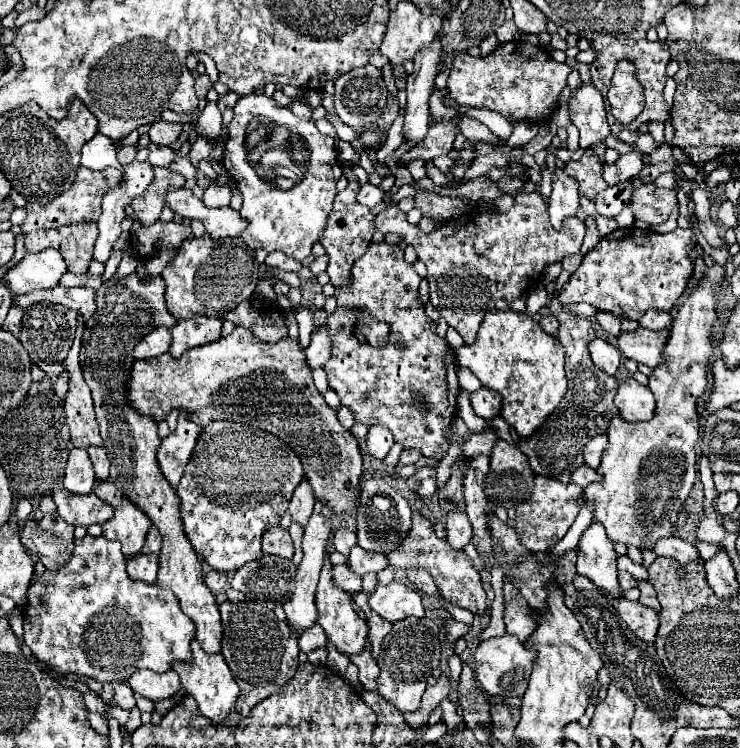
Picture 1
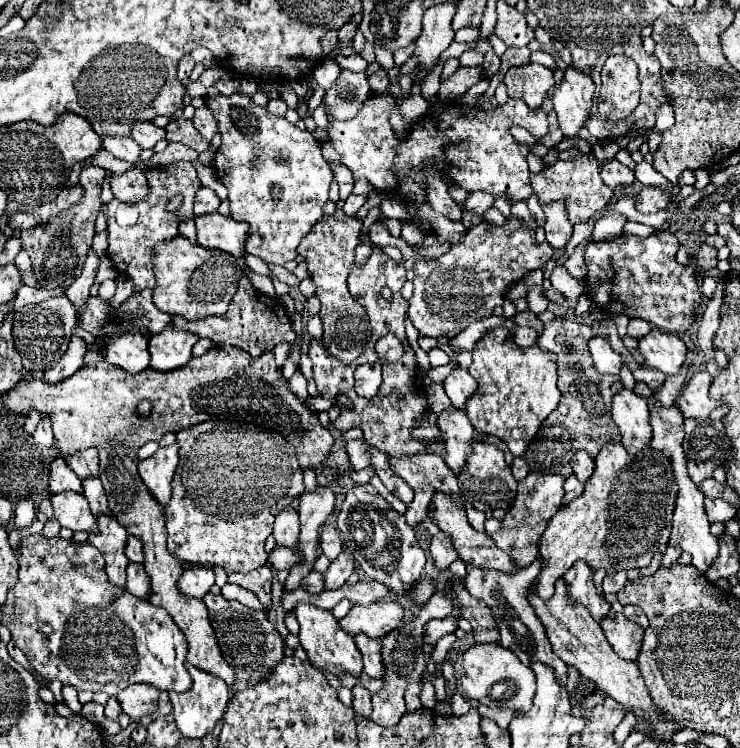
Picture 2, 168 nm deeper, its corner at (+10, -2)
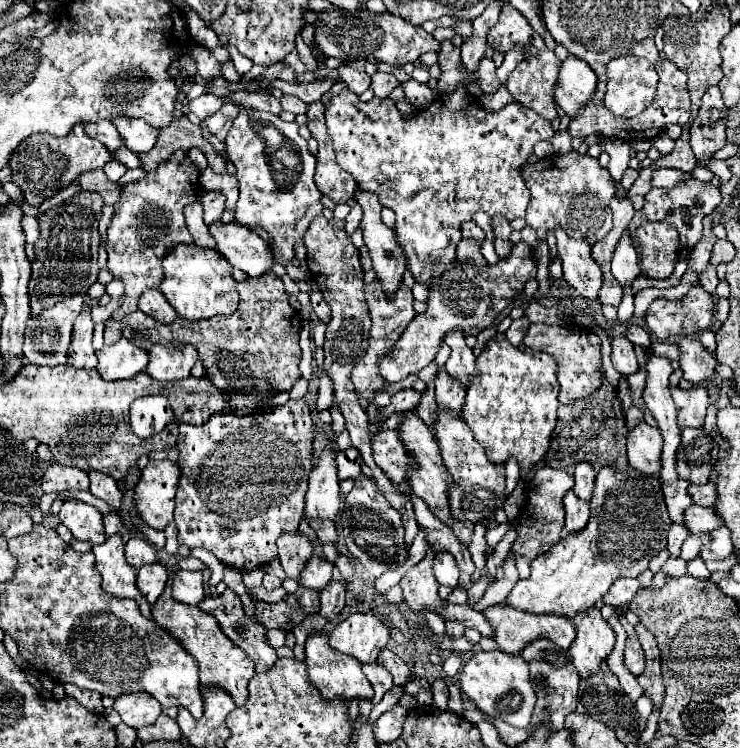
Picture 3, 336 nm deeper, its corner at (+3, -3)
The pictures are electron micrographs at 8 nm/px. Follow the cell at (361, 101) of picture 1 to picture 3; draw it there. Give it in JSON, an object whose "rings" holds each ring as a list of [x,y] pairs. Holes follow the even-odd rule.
{"rings":[[[354,72],[352,74],[352,80],[348,80],[348,90],[350,92],[356,92],[356,94],[362,94],[364,90],[370,88],[370,76],[366,72]]]}

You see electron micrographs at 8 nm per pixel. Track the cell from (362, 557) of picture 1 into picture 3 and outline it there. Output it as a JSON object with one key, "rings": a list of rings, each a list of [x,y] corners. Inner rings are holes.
{"rings":[[[332,580],[330,586],[326,586],[320,592],[320,612],[328,620],[334,620],[338,616],[338,612],[344,608],[344,604],[346,604],[346,586],[344,586],[344,582]]]}

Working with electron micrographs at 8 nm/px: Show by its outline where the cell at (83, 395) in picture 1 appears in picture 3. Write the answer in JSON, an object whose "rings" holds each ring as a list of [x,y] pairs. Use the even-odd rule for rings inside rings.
{"rings":[[[96,470],[88,472],[88,476],[90,476],[90,492],[92,492],[96,498],[104,500],[106,504],[110,504],[110,506],[114,506],[114,508],[120,508],[122,492],[120,492],[116,480],[114,480],[112,476],[106,476],[106,474],[96,472]]]}

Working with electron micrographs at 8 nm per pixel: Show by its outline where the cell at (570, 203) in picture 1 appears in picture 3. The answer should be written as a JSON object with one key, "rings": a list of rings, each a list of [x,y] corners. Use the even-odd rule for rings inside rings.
{"rings":[[[556,226],[554,232],[556,232],[558,258],[564,264],[566,282],[574,286],[584,298],[598,300],[598,292],[602,286],[602,272],[590,256],[590,244],[584,240],[570,238],[560,226]]]}

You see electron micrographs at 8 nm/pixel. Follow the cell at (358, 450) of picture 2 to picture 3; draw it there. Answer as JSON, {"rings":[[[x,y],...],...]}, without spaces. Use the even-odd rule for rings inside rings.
{"rings":[[[350,446],[348,450],[340,450],[338,456],[336,456],[336,462],[338,462],[338,478],[340,480],[346,480],[346,478],[356,478],[362,470],[362,456],[360,452]]]}

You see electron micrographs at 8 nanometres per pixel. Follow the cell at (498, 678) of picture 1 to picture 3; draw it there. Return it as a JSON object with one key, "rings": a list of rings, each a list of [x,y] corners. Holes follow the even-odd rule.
{"rings":[[[500,650],[494,652],[476,652],[470,660],[464,662],[458,674],[460,690],[468,694],[476,702],[476,706],[494,716],[502,718],[504,722],[518,726],[518,728],[528,728],[536,704],[536,692],[530,684],[530,670],[524,658],[518,654],[506,654]]]}

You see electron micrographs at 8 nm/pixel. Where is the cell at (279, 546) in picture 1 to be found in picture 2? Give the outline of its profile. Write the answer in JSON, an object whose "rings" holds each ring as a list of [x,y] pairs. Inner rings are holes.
{"rings":[[[275,547],[273,553],[269,555],[269,561],[275,569],[285,569],[289,571],[291,567],[295,567],[297,563],[301,563],[301,553],[297,555],[295,549],[289,549],[289,547]]]}

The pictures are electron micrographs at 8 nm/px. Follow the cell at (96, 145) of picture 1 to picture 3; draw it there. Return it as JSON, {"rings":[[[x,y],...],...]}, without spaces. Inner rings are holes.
{"rings":[[[178,150],[167,161],[159,164],[156,172],[148,172],[146,178],[126,184],[124,196],[118,204],[114,204],[114,216],[112,216],[112,222],[108,224],[108,246],[106,246],[108,268],[126,286],[126,292],[122,296],[122,306],[118,312],[112,314],[112,318],[120,320],[120,316],[136,312],[138,310],[138,298],[142,296],[142,292],[146,288],[158,288],[162,278],[164,278],[164,272],[160,268],[162,256],[166,256],[176,244],[190,244],[192,242],[192,234],[186,230],[182,210],[184,210],[184,206],[192,204],[196,200],[196,196],[200,194],[199,174],[200,171],[192,164],[187,152]]]}

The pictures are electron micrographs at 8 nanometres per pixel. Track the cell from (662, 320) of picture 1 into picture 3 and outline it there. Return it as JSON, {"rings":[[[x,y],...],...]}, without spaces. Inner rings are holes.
{"rings":[[[630,324],[630,326],[628,326],[626,338],[628,338],[632,344],[642,346],[642,348],[650,348],[650,344],[652,344],[652,334],[650,334],[646,328],[638,326],[638,324]]]}

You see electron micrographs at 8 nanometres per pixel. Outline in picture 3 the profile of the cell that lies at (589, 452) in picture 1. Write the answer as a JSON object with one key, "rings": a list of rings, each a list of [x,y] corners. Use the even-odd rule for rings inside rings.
{"rings":[[[580,462],[576,464],[576,472],[574,472],[574,492],[576,496],[590,500],[592,490],[594,490],[594,480],[596,480],[596,470],[592,468],[592,464]]]}

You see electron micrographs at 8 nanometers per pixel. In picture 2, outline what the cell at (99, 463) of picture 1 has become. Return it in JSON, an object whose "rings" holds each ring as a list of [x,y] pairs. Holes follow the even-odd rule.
{"rings":[[[83,479],[83,497],[87,499],[91,511],[95,517],[99,515],[109,515],[109,509],[107,509],[107,499],[105,499],[105,489],[101,487],[101,481],[99,479]]]}

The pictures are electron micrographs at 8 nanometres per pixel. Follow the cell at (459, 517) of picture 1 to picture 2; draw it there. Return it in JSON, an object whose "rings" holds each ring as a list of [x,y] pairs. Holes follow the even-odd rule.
{"rings":[[[441,531],[431,539],[429,551],[431,551],[431,557],[433,557],[437,569],[447,569],[457,559],[453,541],[447,537],[447,533],[441,533]]]}

